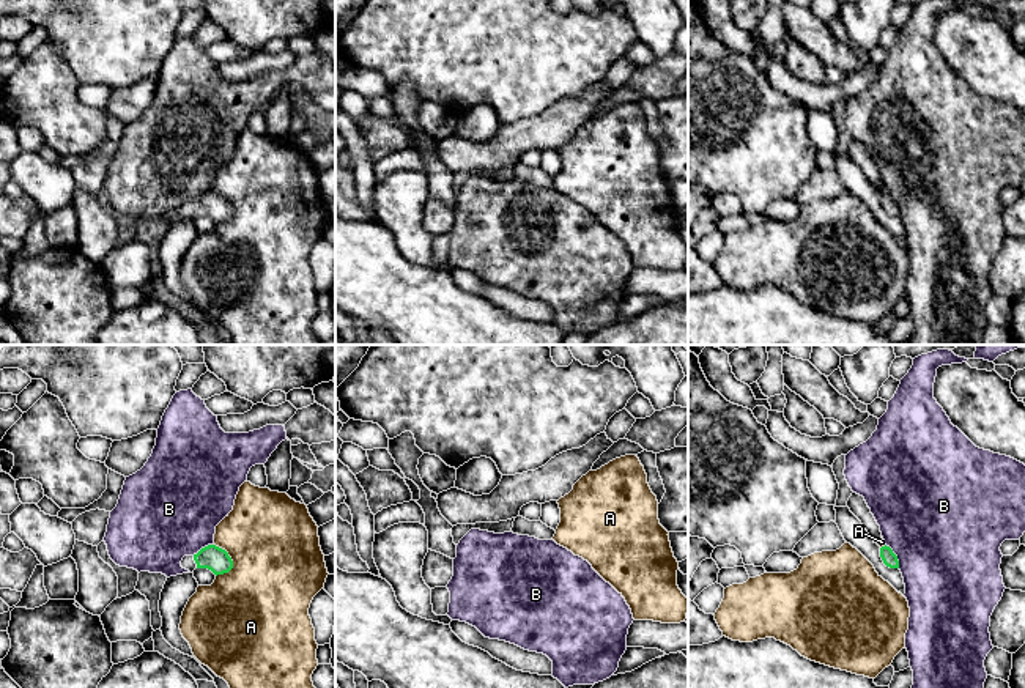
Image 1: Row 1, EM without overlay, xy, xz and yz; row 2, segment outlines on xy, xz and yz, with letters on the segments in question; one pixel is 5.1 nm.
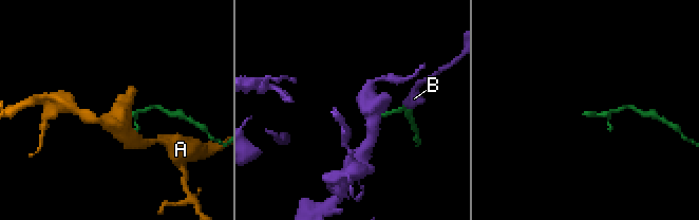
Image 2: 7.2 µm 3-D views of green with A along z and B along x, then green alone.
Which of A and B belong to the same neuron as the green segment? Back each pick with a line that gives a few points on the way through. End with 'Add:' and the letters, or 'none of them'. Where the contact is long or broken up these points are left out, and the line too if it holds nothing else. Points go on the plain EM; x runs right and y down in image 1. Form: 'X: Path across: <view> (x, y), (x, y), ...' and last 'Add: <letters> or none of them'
Add: none of them

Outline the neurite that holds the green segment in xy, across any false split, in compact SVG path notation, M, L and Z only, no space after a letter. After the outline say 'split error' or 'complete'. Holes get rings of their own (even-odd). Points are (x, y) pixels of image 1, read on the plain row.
M208 192L194 203L184 203L181 214L191 220L195 216L208 216L217 224L228 220L233 216L233 208L225 197L216 192Z | split error

